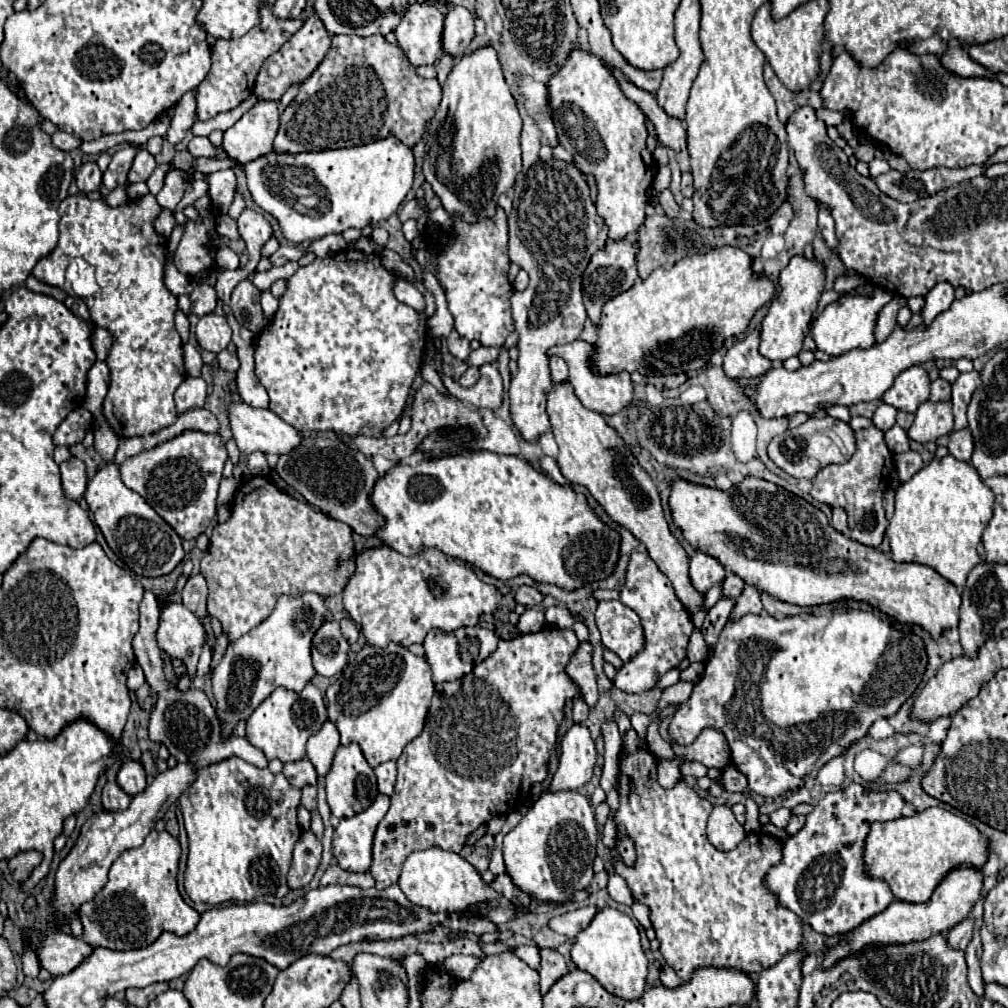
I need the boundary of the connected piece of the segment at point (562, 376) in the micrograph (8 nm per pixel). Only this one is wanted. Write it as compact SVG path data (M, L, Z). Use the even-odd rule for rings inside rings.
M551 356L549 358L549 368L551 368L551 378L553 378L555 384L567 382L567 364L561 358Z

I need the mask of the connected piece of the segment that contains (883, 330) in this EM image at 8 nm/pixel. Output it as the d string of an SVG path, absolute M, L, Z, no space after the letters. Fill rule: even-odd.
M895 296L887 306L881 308L881 312L877 316L877 322L875 322L875 340L877 342L883 342L883 340L889 338L889 334L897 326L897 320L895 320L897 310L905 304L907 304L907 300L903 296Z

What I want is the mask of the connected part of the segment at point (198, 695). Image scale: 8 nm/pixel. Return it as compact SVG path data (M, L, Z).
M147 590L143 595L143 602L139 605L139 630L133 638L133 652L137 658L137 664L143 668L145 678L151 686L151 692L157 694L157 704L151 710L151 718L149 718L149 738L157 744L165 744L169 748L169 754L181 762L181 764L193 764L195 770L201 770L205 766L217 764L221 760L227 758L243 758L245 762L257 766L257 768L265 768L267 766L267 758L265 754L251 746L247 738L239 738L235 734L223 738L223 724L221 718L217 714L217 710L211 706L209 698L205 696L203 690L195 690L189 688L187 692L179 690L173 682L169 682L165 678L163 672L163 660L161 660L161 648L157 644L157 626L159 626L159 604L157 598L151 590Z

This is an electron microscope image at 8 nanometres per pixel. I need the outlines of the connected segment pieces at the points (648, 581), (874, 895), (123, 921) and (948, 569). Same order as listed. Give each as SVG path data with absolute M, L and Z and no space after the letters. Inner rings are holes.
M645 550L631 552L625 582L619 594L621 602L633 608L641 618L645 630L645 652L641 652L641 656L635 656L629 664L625 664L617 672L613 684L623 692L637 694L655 688L655 684L661 680L665 672L677 668L681 660L687 658L687 644L695 630L695 624L685 606L677 600L671 580L657 568L657 564L653 564L653 560L649 560Z
M855 782L825 794L807 816L805 826L787 838L783 862L769 870L765 884L777 892L781 904L793 910L815 932L835 936L853 930L867 918L883 912L895 898L885 880L867 876L863 854L871 824L901 818L905 806L907 802L897 790L871 792Z
M151 830L143 846L125 850L113 862L105 888L89 904L81 906L83 940L109 950L139 950L153 944L163 932L189 934L197 926L199 914L183 902L177 890L179 856L179 840L165 830Z
M933 458L895 494L895 514L885 536L891 542L895 562L915 562L937 570L959 590L965 586L969 570L981 562L977 546L985 530L985 520L993 514L993 492L969 464L953 458Z

